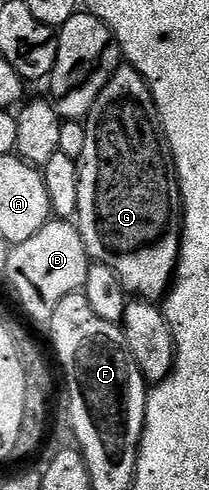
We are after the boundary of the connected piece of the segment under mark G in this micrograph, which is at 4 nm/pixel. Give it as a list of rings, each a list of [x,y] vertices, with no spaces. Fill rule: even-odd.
[[[120,64],[113,72],[113,76],[105,84],[105,88],[99,93],[99,99],[93,104],[90,114],[86,119],[87,135],[85,136],[85,152],[77,159],[79,168],[79,191],[77,192],[77,225],[79,235],[87,249],[87,256],[92,262],[100,262],[113,272],[117,272],[119,279],[123,281],[124,288],[132,295],[148,300],[159,300],[168,293],[173,279],[177,273],[179,264],[179,248],[183,241],[183,193],[179,187],[179,174],[175,171],[175,157],[171,154],[171,148],[167,145],[163,133],[163,123],[159,120],[159,109],[151,95],[151,89],[143,76],[134,68],[126,64]]]

